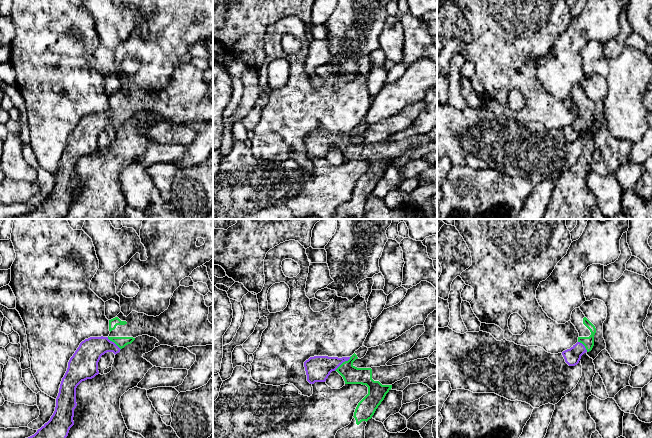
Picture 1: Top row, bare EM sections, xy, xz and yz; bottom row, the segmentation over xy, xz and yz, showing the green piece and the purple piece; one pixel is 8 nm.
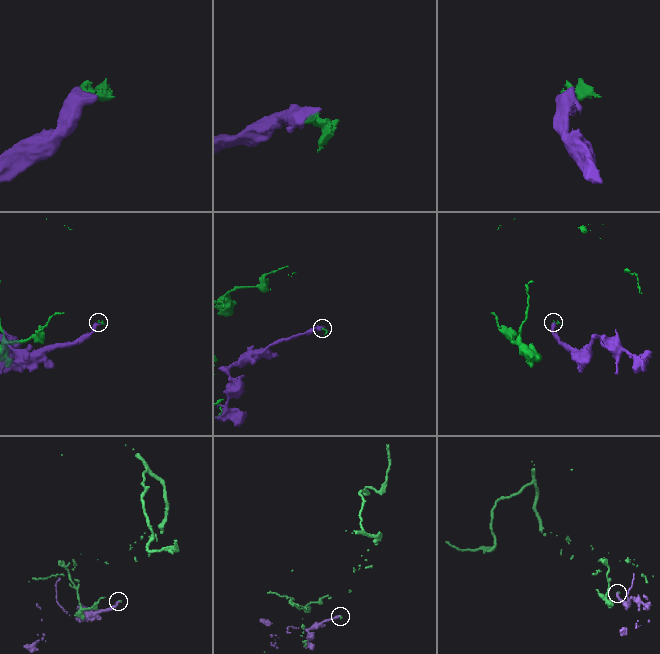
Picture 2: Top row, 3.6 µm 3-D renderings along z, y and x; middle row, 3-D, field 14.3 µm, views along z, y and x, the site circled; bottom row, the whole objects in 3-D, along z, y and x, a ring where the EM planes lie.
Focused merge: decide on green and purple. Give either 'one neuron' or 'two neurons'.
one neuron

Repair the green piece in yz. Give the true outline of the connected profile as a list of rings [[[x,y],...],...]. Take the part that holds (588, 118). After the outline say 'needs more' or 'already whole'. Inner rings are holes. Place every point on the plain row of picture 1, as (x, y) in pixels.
[[[579,83],[572,87],[570,97],[579,109],[578,118],[570,125],[563,127],[562,131],[569,142],[575,142],[584,129],[592,126],[596,104],[585,93]]] | needs more

